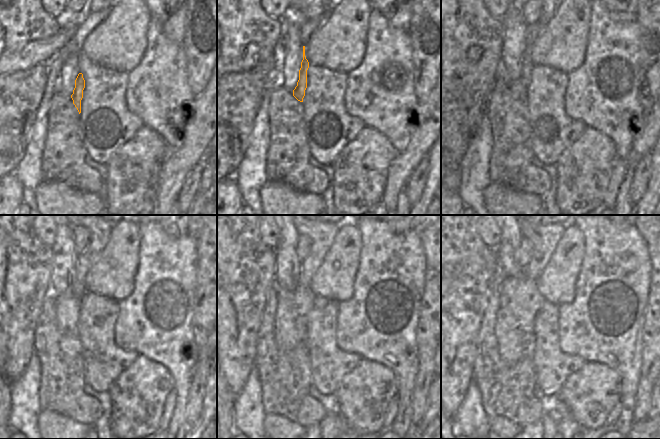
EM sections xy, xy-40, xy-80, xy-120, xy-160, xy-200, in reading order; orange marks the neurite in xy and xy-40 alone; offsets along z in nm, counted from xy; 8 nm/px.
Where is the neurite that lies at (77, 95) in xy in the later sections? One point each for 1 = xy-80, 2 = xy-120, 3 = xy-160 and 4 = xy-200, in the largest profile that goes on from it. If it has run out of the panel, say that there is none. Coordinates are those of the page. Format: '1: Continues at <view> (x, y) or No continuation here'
1: Continues at xy-80 (547, 11)
2: Continues at xy-120 (98, 235)
3: Continues at xy-160 (321, 235)
4: Continues at xy-200 (544, 238)

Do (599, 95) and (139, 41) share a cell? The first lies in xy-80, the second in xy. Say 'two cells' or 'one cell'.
two cells

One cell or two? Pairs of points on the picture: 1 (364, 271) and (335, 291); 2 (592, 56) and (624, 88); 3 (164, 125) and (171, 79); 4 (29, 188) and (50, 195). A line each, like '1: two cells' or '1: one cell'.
1: two cells
2: one cell
3: one cell
4: two cells

